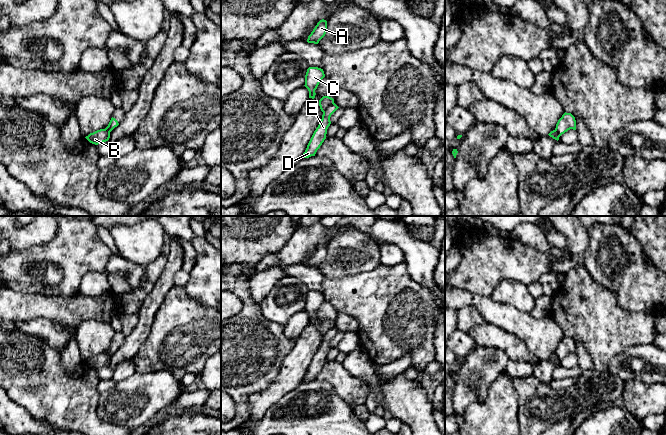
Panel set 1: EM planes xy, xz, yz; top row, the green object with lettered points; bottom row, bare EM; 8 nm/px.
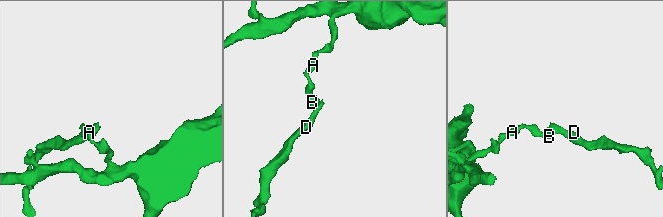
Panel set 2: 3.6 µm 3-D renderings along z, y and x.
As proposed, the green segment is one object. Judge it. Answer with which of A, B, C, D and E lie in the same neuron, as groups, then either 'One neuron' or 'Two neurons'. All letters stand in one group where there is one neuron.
Groups: A B C / D E. Two neurons

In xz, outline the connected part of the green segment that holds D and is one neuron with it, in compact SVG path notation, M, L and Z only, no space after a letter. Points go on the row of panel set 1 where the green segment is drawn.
M333 103L329 105L323 112L322 119L314 131L302 158L309 158L315 156L317 150L320 148L326 139L327 129L331 124L330 117L339 107Z

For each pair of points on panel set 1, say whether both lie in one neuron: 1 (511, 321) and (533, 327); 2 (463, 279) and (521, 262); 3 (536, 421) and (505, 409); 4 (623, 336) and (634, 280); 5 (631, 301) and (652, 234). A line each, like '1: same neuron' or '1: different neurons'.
1: same neuron
2: same neuron
3: different neurons
4: different neurons
5: different neurons

